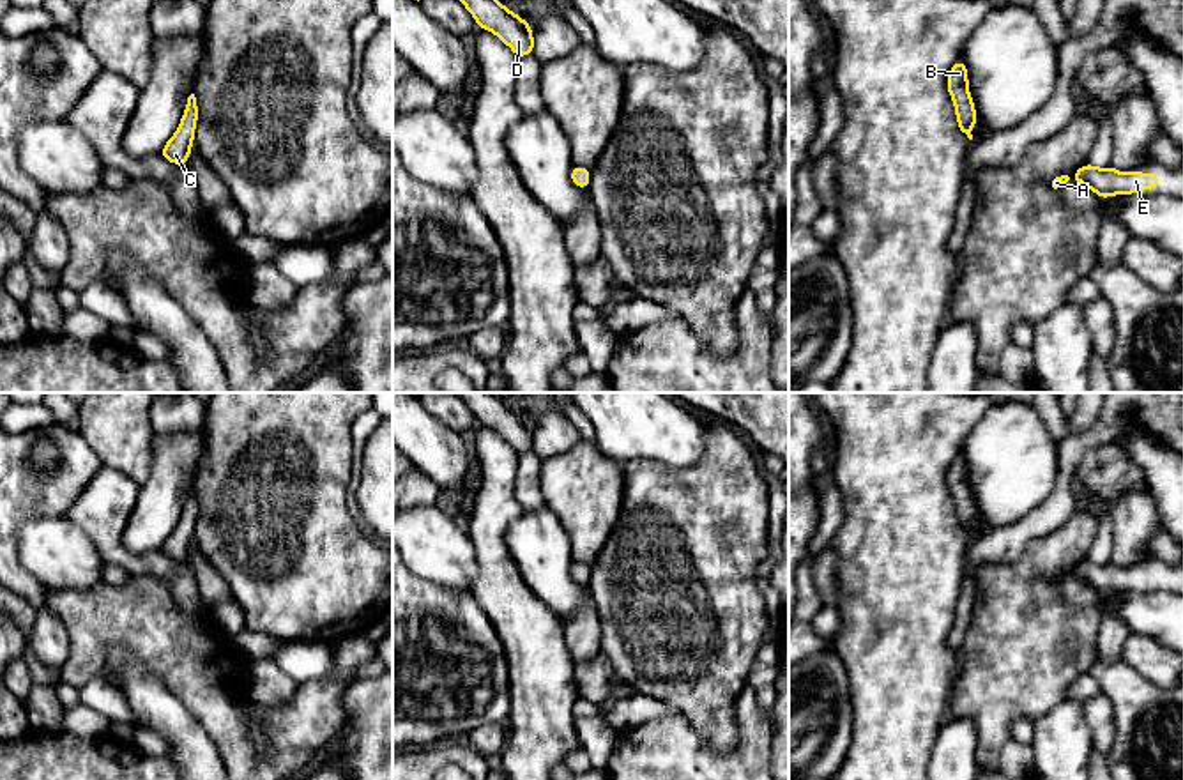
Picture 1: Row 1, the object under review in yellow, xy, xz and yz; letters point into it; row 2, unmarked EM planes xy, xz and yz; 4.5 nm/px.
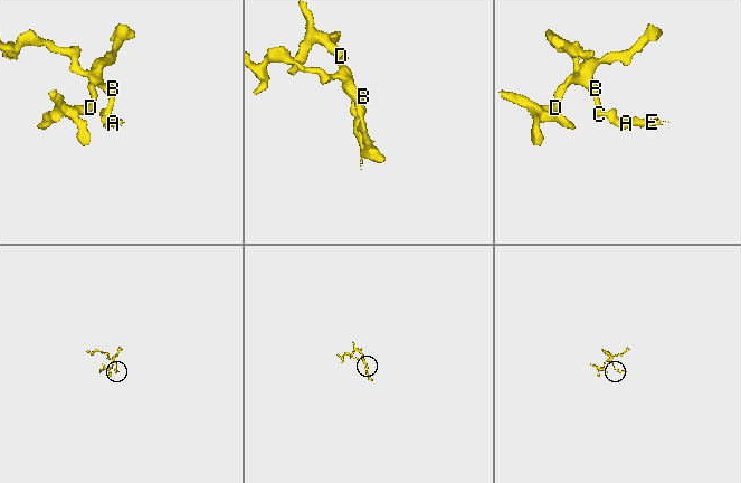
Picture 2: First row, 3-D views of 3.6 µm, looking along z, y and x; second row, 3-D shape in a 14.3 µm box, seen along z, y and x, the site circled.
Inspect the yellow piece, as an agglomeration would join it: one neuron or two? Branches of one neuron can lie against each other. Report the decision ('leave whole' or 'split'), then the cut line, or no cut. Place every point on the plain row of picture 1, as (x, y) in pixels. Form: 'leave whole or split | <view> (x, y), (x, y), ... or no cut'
leave whole | no cut

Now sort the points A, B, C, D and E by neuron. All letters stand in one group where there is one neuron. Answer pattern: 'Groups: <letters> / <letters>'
Groups: A B C D E

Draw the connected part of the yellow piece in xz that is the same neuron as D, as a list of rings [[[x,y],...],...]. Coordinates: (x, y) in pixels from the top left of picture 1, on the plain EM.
[[[454,393],[474,412],[477,424],[493,428],[522,455],[534,447],[530,419],[499,400],[493,393]]]

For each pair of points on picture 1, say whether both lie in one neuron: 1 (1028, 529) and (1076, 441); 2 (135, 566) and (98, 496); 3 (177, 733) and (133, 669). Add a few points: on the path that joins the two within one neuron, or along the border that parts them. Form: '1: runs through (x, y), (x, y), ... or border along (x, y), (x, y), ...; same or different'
1: runs through (1051, 508), (1061, 497), (1067, 464); same
2: runs through (117, 549), (106, 538), (103, 513); same
3: runs through (165, 717), (138, 685); same

